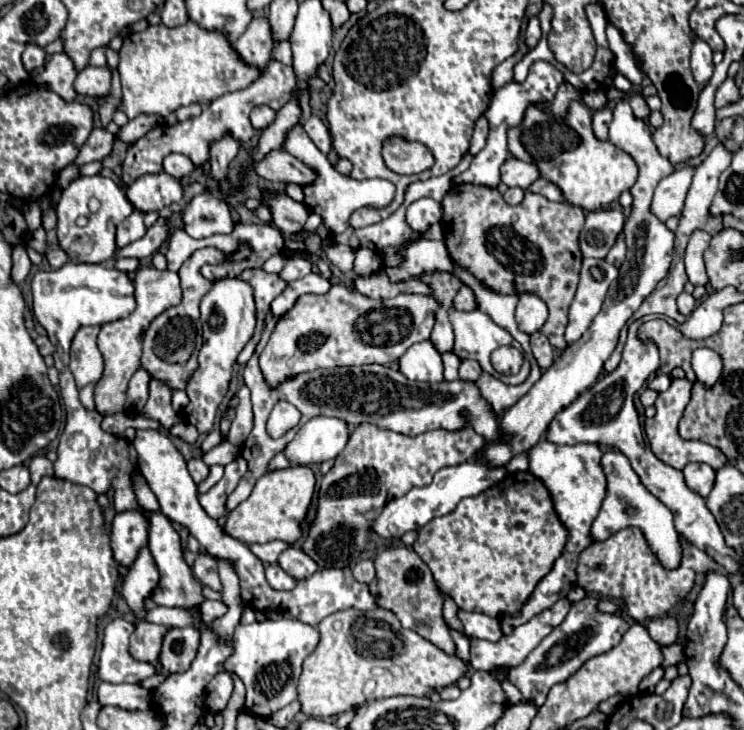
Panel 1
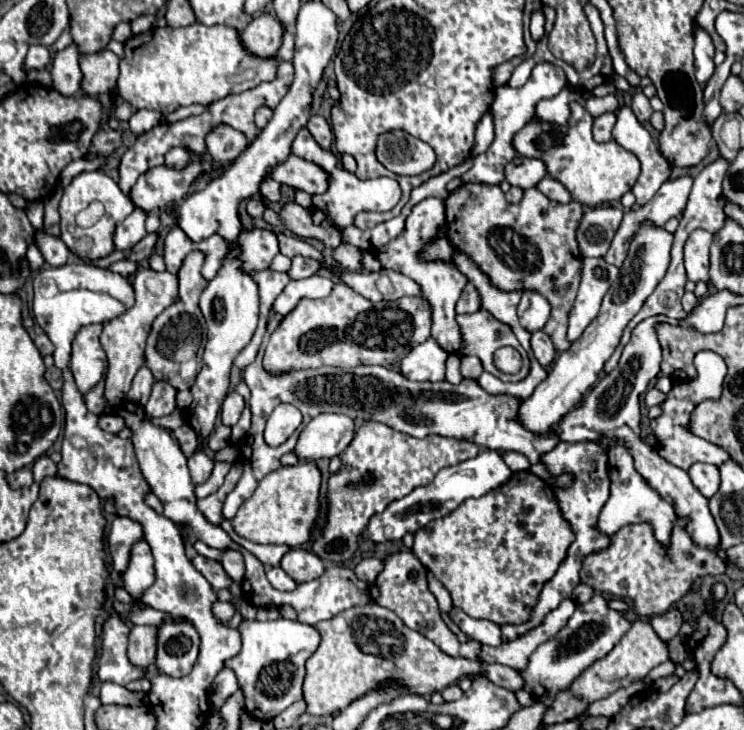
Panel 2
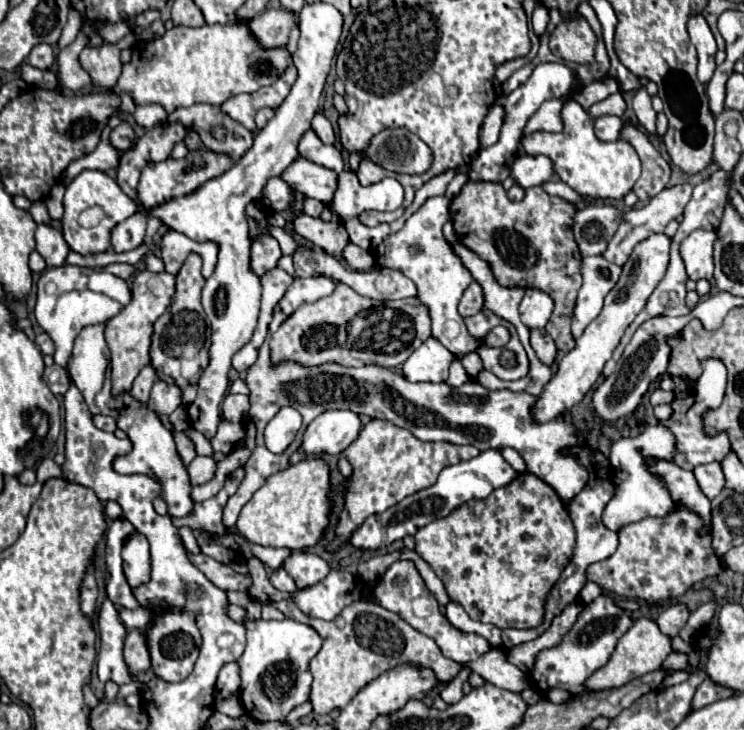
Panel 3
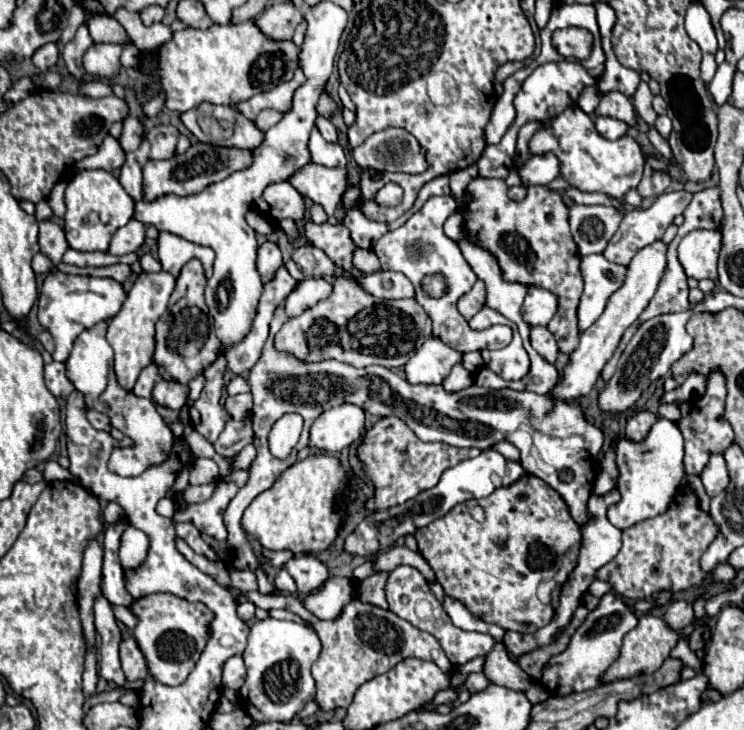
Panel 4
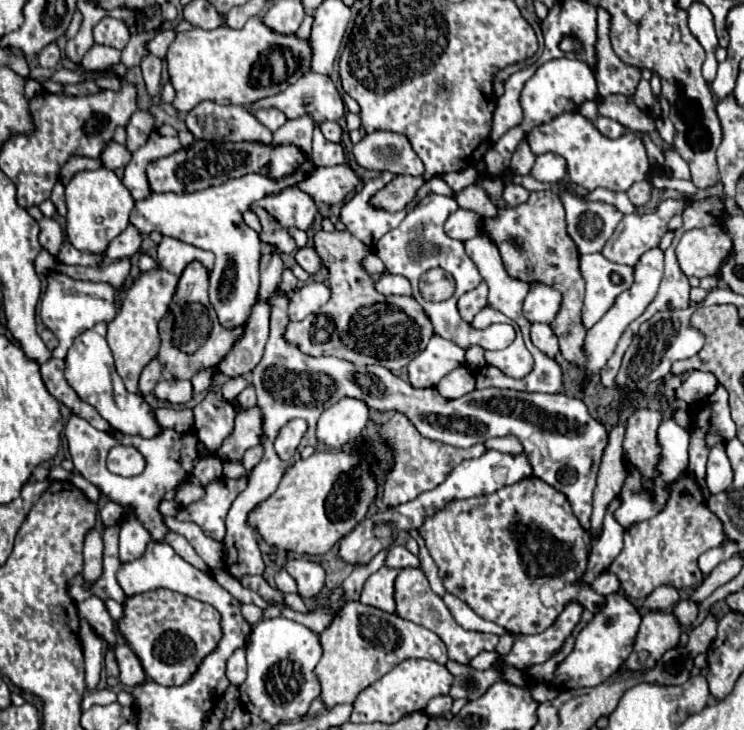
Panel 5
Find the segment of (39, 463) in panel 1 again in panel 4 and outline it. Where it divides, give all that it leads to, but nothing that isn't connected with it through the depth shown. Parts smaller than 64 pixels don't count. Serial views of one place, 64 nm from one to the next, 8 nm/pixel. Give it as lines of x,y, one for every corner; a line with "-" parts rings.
48,460
46,466
44,466
44,480
46,482
54,482
54,480
72,480
72,474
62,468
58,462
52,462

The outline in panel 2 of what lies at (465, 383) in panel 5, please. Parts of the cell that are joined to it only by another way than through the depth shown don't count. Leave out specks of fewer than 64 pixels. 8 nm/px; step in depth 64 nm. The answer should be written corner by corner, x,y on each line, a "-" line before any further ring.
452,354
446,362
446,380
450,384
460,384
464,380
464,376
460,374
460,358
456,354

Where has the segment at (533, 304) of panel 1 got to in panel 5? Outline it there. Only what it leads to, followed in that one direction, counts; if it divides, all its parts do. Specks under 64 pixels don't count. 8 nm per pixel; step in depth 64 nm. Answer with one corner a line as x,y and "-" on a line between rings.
540,282
530,284
530,292
524,300
524,316
530,322
546,322
550,324
562,304
562,292

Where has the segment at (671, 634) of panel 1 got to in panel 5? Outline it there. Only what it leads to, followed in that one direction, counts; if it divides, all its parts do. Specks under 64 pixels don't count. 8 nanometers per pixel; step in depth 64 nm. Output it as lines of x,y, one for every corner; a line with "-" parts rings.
680,600
676,606
674,606
674,616
678,618
678,622
684,626
684,628
688,628
694,620
696,620
696,616
698,616
698,604
696,602
692,602
692,600

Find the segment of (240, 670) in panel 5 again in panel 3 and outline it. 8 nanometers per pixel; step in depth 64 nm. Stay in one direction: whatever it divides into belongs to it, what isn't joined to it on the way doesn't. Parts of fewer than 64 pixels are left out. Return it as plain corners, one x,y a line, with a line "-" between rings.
228,662
224,664
224,668
218,674
218,682
216,682
216,694
218,700
232,696
240,692
240,666
238,662

